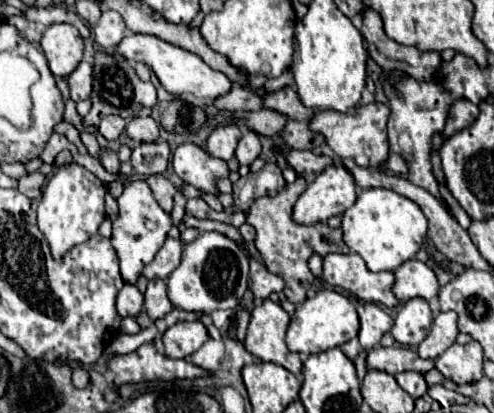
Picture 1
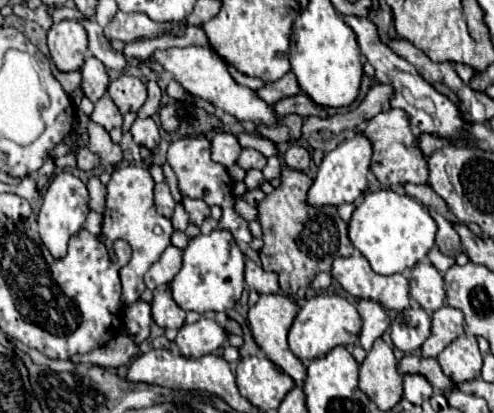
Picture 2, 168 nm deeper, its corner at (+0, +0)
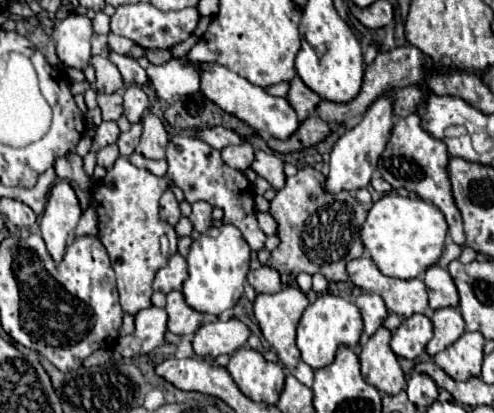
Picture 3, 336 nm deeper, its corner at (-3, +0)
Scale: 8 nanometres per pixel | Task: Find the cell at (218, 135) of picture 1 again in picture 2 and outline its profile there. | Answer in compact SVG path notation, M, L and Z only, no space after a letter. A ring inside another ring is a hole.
M216 134L212 140L212 160L220 162L222 166L236 164L242 148L234 134Z

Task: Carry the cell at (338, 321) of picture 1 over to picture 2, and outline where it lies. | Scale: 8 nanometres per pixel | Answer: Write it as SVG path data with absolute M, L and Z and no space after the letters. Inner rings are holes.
M318 294L314 298L306 300L306 304L300 308L300 312L294 318L294 324L290 328L288 344L290 344L290 350L300 360L312 362L316 358L326 356L334 346L354 344L358 340L360 328L362 328L360 314L346 298L336 296L336 294Z

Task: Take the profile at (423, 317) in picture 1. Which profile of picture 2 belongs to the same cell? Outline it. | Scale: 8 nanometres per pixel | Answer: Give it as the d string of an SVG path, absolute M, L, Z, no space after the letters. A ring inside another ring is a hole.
M412 304L408 310L402 310L390 328L392 342L404 354L416 352L422 342L430 336L430 316L418 304Z

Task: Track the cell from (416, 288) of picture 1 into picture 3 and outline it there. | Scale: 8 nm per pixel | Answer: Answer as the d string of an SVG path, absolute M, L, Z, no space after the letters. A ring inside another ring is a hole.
M433 264L431 268L425 270L423 282L427 286L429 308L431 310L445 308L445 306L457 306L457 302L459 302L457 288L455 288L455 284L453 284L453 280L451 280L447 270L443 270L437 264Z

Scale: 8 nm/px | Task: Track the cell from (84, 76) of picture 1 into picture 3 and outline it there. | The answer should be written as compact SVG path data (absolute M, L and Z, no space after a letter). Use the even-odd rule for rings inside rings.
M93 56L91 64L93 64L95 74L97 74L97 82L95 82L97 92L113 94L113 92L123 88L123 78L121 78L117 66L111 64L107 56Z

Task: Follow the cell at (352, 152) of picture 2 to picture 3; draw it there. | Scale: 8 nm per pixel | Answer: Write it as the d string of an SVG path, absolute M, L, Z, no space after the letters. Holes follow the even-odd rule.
M377 98L373 102L373 106L367 110L367 114L363 116L363 120L347 130L333 146L331 150L331 158L329 158L329 174L325 180L325 190L331 194L337 194L341 190L347 192L355 192L361 190L369 184L371 174L377 166L377 160L389 140L391 134L391 126L393 126L393 112L391 112L391 98Z

